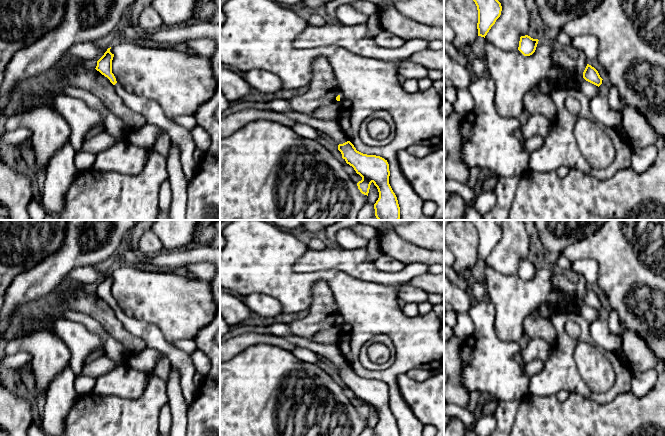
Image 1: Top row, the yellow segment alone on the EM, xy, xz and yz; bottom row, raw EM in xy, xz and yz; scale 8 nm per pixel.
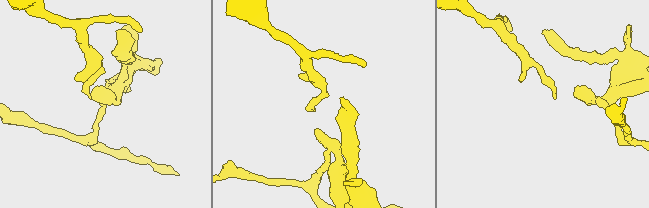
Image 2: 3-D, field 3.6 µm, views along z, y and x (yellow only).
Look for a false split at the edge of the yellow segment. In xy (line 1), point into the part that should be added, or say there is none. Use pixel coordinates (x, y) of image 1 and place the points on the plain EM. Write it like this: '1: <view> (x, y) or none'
1: none

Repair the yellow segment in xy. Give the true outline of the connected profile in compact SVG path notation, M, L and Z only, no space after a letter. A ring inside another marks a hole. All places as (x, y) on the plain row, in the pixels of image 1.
M111 271L108 272L104 279L97 285L97 290L95 293L107 301L113 309L115 309L117 305L112 297L112 284L114 278L110 276L110 273Z

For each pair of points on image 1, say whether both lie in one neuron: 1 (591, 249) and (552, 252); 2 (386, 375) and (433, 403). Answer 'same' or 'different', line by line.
1: different
2: different

